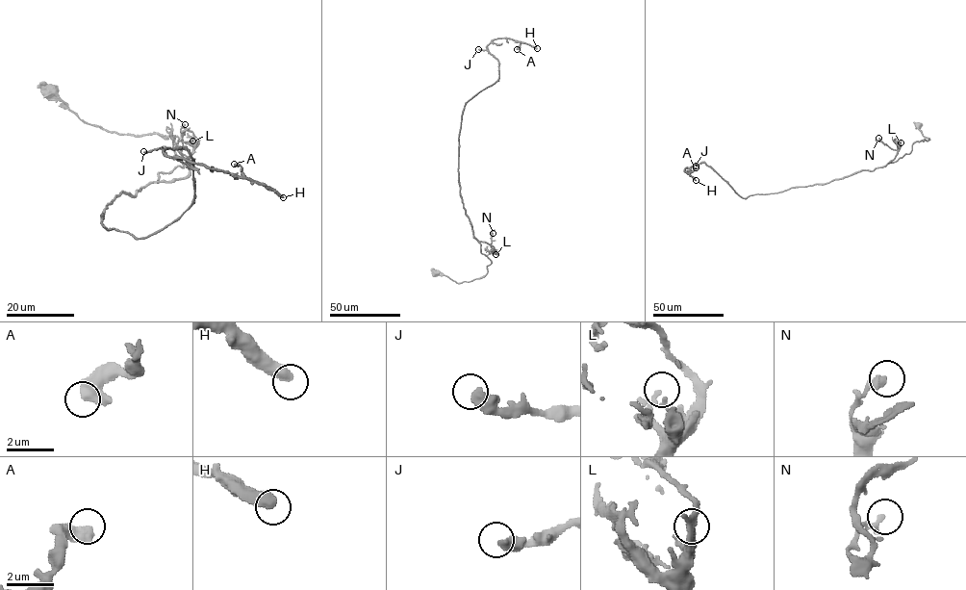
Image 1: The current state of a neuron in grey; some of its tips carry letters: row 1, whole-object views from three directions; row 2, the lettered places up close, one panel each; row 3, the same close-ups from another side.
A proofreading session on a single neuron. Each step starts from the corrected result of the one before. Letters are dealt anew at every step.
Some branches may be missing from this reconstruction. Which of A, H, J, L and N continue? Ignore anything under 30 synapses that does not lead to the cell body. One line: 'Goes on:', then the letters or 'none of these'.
Goes on: H, J

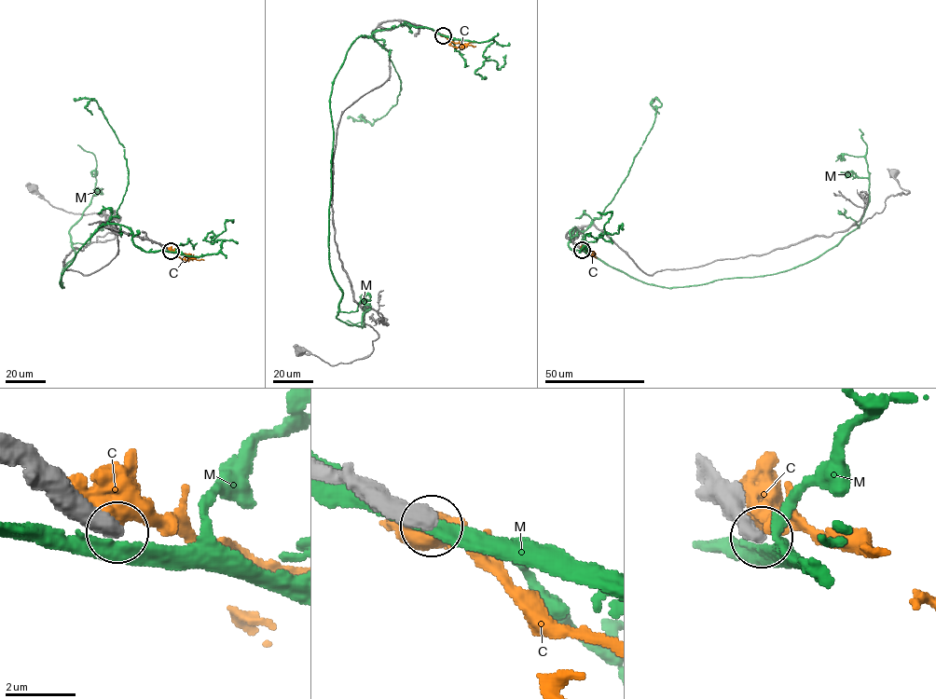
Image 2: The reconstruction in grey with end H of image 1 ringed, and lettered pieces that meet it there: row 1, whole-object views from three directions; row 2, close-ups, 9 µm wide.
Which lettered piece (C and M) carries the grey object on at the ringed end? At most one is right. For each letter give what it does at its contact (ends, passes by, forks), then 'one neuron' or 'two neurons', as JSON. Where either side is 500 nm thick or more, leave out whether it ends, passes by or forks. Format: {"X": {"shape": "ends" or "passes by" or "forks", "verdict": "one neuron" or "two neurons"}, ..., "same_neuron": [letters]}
{"C": {"verdict": "two neurons"}, "M": {"verdict": "two neurons"}, "same_neuron": []}

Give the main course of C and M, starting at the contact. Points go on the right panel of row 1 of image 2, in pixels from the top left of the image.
C: (581, 249), (589, 251), (594, 256), (590, 253)
M: (581, 250), (568, 244), (574, 227), (610, 266), (667, 287), (808, 263), (857, 227), (866, 208), (859, 129)

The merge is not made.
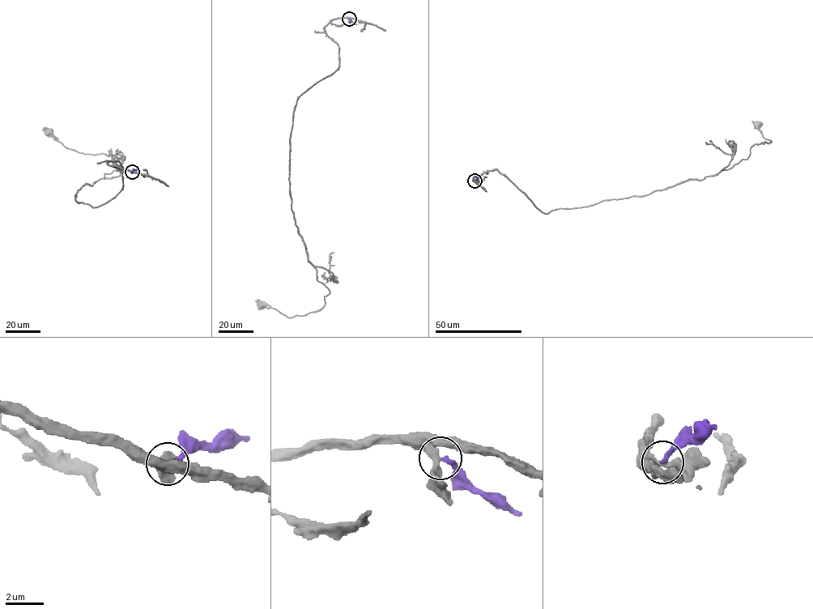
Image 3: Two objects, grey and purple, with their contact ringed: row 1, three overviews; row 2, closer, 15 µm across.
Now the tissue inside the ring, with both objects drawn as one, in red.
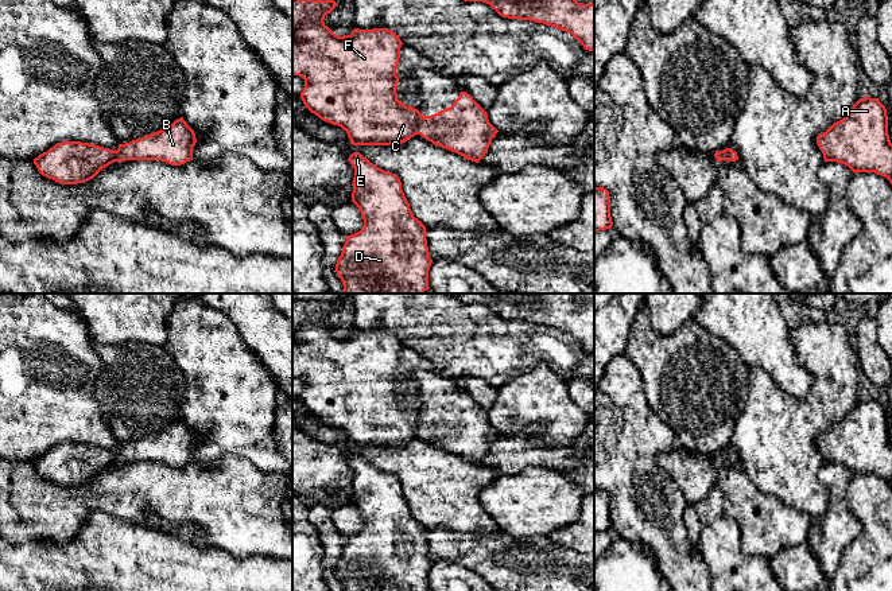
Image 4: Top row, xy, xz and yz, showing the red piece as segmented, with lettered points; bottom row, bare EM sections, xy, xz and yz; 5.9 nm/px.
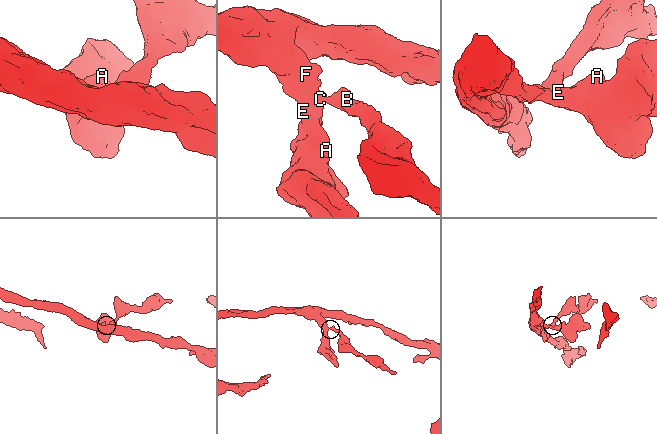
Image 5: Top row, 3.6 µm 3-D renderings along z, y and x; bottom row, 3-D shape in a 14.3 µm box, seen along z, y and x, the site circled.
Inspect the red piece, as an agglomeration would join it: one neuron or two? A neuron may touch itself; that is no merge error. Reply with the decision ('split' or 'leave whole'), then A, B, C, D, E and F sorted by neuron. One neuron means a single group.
split | A C D E F / B

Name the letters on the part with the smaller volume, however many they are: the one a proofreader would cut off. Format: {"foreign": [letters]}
{"foreign": ["B"]}

